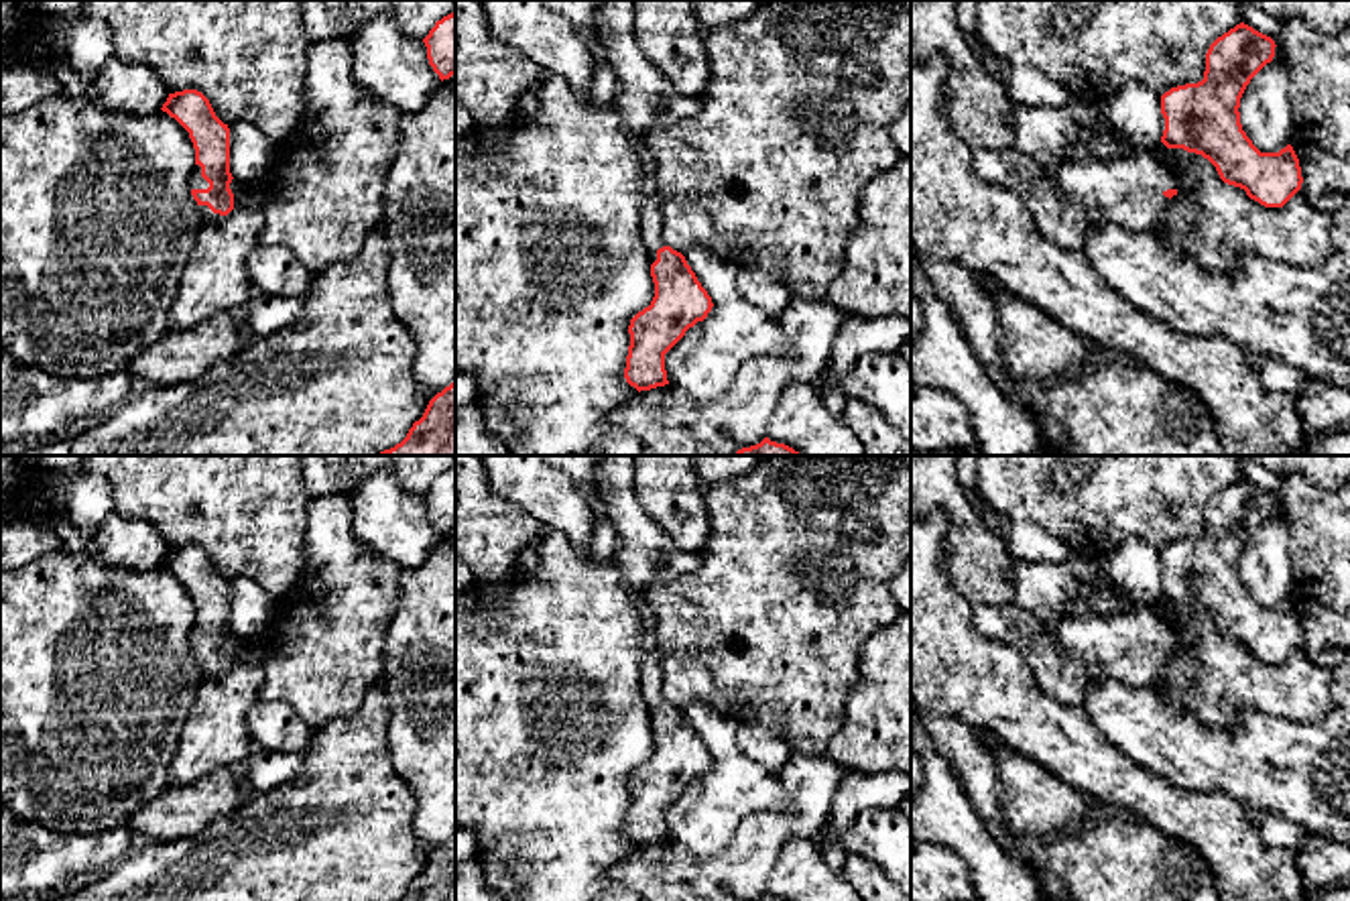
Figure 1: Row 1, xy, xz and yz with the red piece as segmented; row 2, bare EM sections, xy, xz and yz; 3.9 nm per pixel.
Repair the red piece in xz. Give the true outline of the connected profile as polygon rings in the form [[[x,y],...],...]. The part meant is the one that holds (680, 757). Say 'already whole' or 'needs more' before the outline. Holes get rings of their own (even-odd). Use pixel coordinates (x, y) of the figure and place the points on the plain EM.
needs more | [[[604,456],[596,488],[620,535],[622,547],[614,563],[636,600],[642,622],[640,689],[651,716],[655,753],[630,775],[624,824],[626,838],[640,848],[669,840],[665,809],[714,763],[685,712],[663,696],[657,622],[645,600],[651,586],[669,584],[697,569],[701,555],[675,549],[667,533],[640,508],[634,496],[634,456]]]

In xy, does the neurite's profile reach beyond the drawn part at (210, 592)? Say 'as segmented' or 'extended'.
extended

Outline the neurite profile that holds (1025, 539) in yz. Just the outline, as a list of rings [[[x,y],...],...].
[[[1006,519],[1000,535],[1015,559],[1067,561],[1076,555],[1069,545],[1031,521]]]

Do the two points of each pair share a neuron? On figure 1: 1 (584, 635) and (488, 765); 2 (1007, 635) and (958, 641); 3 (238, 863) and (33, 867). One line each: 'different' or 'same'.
1: same
2: different
3: different

